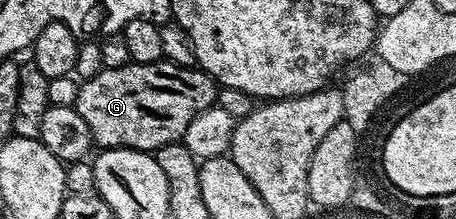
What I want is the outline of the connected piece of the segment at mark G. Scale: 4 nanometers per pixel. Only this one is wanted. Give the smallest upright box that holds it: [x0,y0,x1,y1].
[74,63,217,153]

